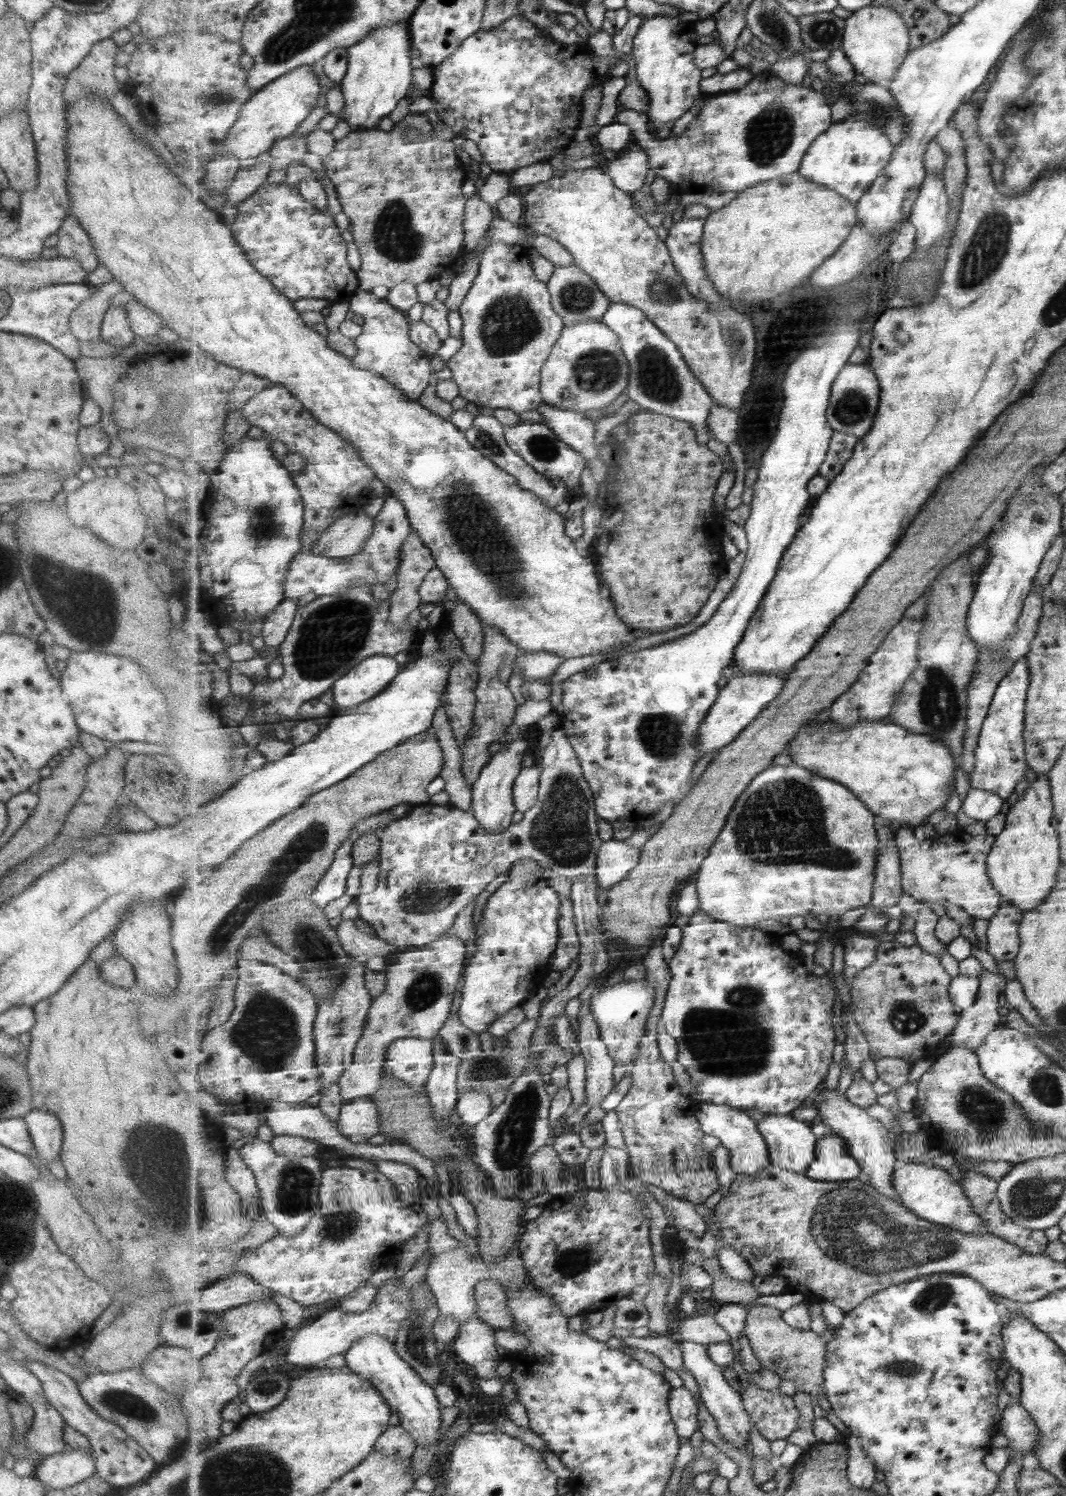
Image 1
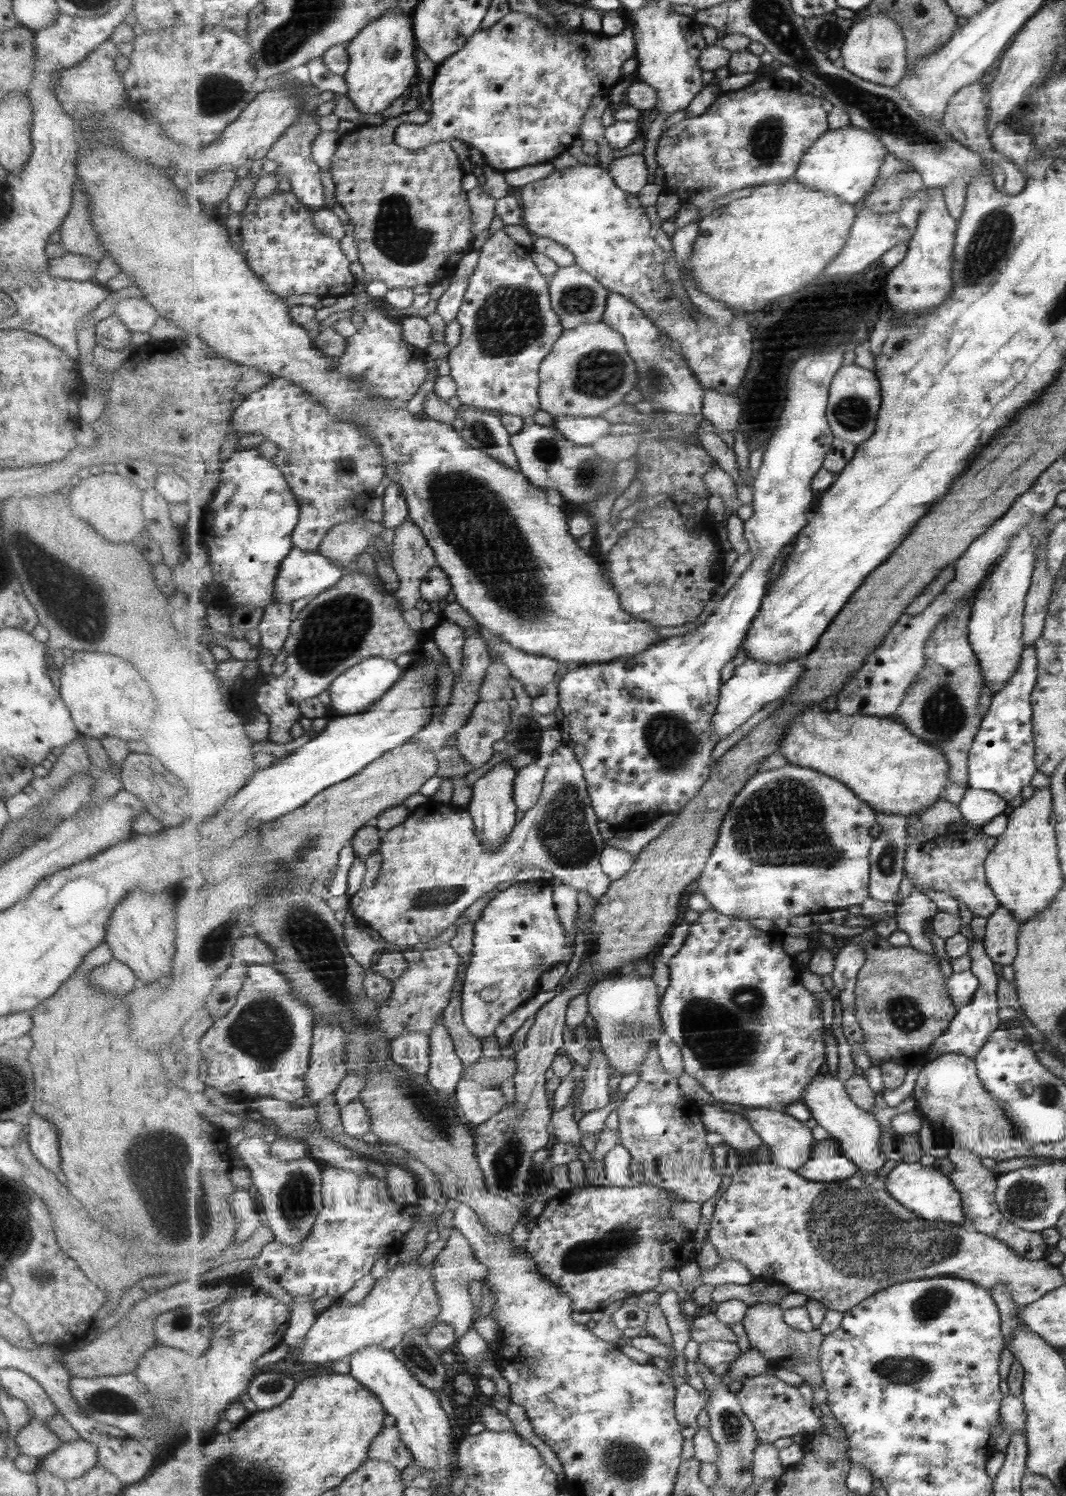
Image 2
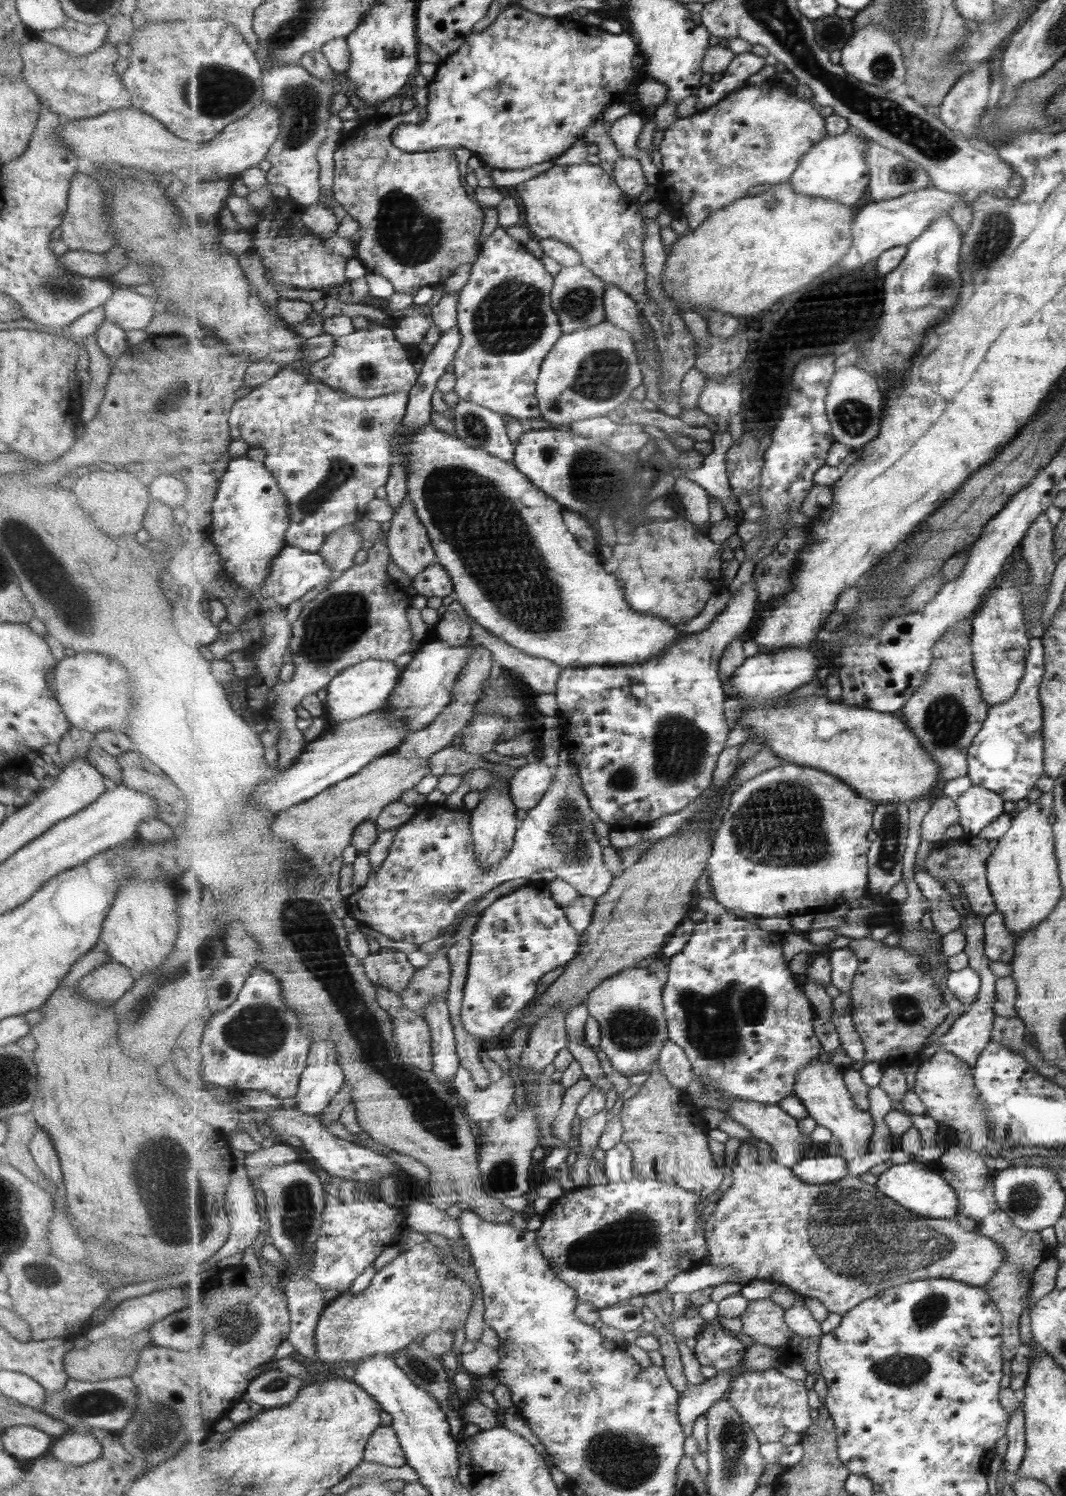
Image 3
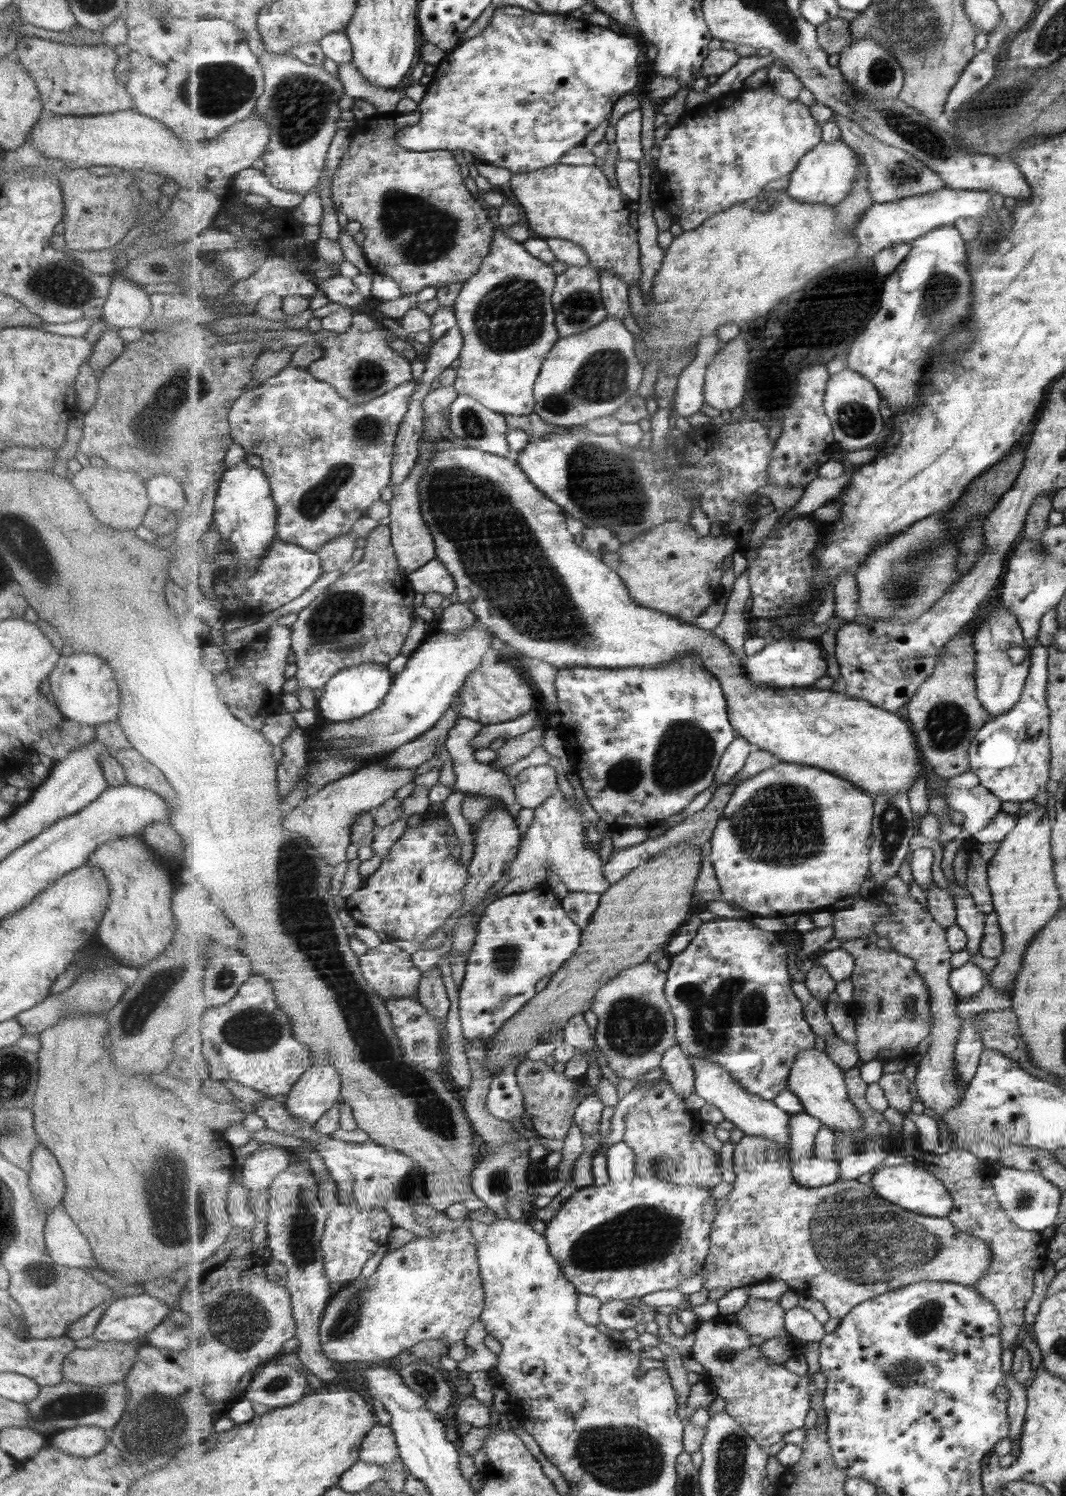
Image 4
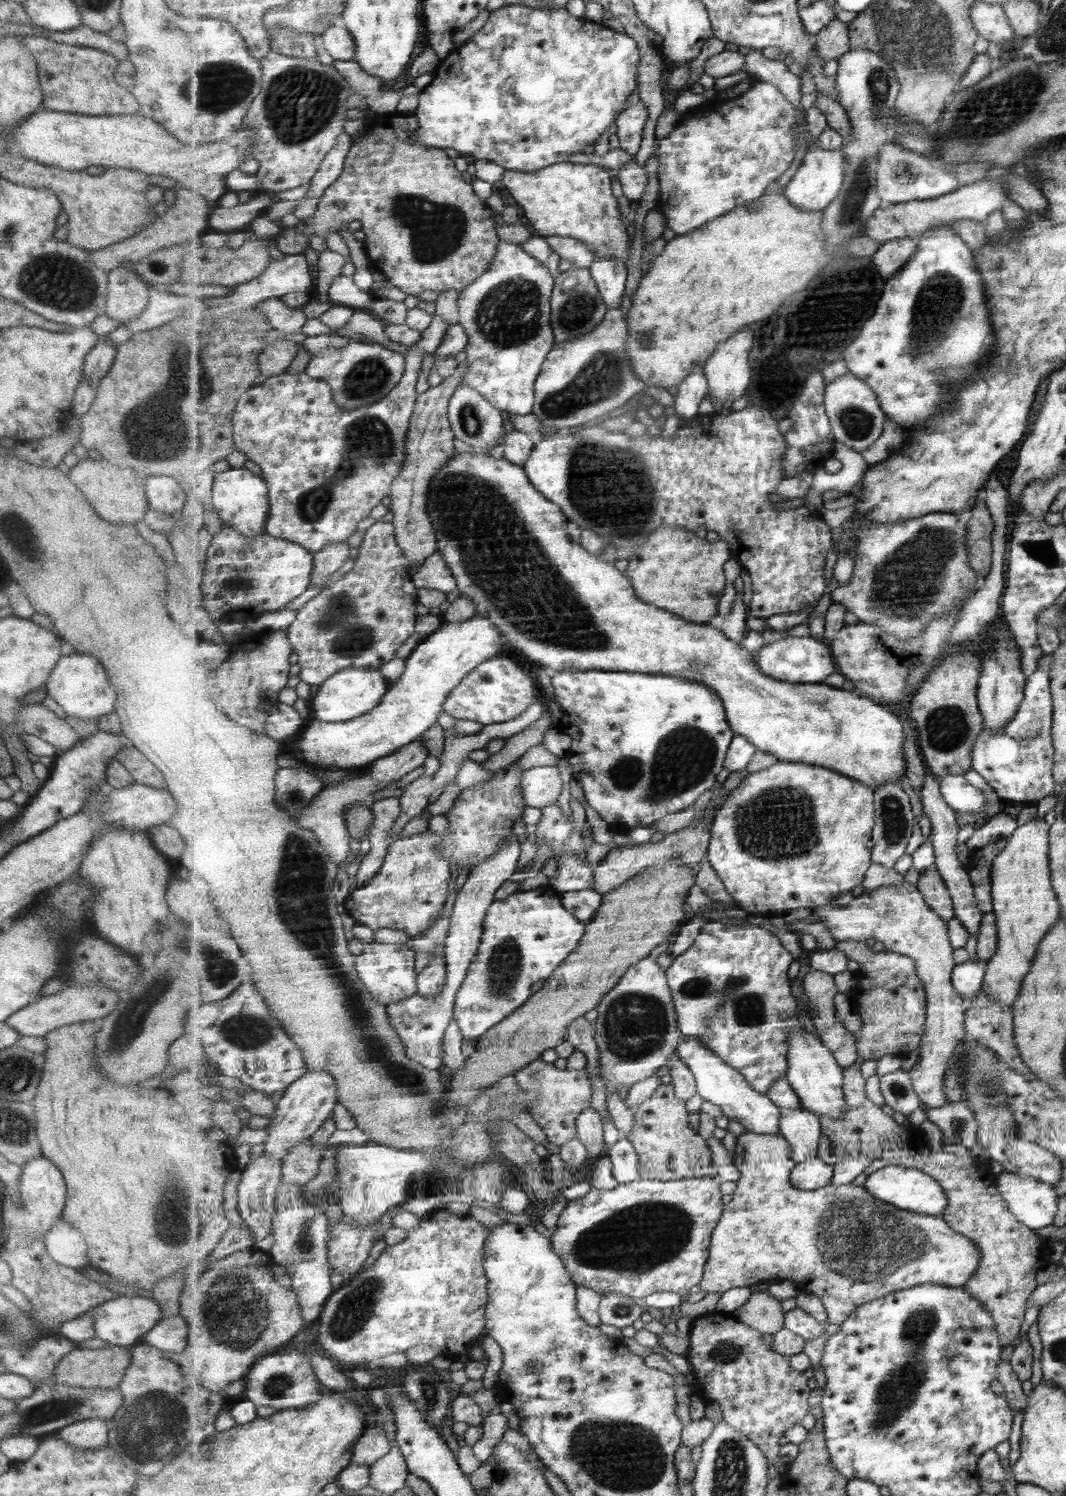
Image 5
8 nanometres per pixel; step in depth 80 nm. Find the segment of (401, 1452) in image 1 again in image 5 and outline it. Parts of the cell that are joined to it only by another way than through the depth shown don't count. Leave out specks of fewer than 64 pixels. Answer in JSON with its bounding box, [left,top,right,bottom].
[353,1428,391,1466]

